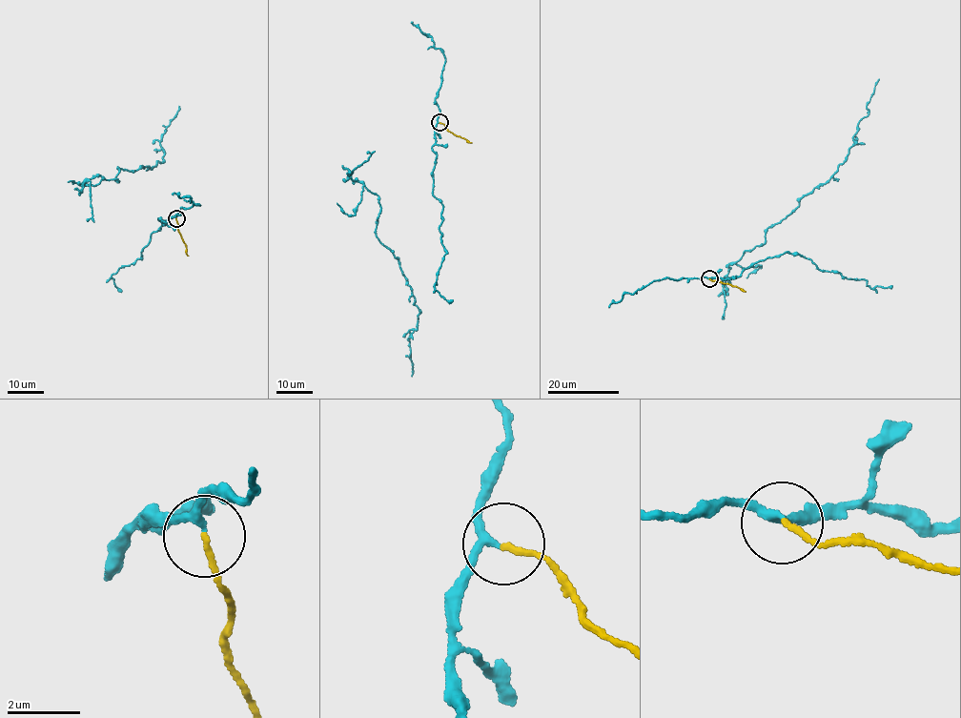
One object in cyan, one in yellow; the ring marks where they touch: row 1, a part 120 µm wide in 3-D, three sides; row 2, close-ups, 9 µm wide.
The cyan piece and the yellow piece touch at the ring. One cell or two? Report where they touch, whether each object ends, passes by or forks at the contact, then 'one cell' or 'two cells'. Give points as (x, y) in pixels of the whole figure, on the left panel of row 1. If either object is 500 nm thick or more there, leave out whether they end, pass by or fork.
place (176, 218); cyan passes by; yellow ends; two cells

